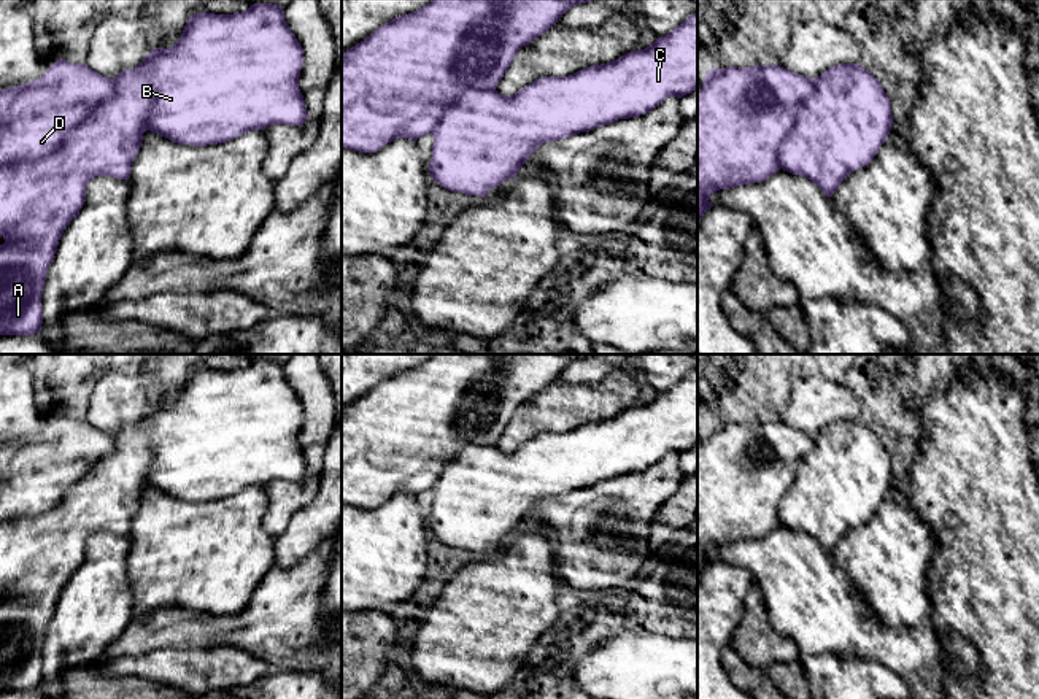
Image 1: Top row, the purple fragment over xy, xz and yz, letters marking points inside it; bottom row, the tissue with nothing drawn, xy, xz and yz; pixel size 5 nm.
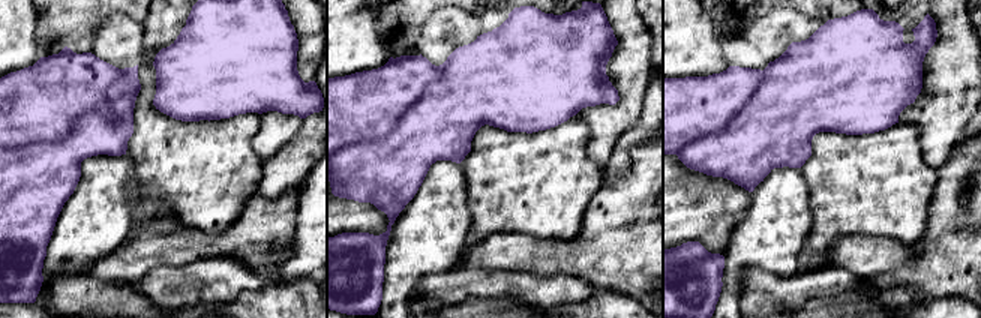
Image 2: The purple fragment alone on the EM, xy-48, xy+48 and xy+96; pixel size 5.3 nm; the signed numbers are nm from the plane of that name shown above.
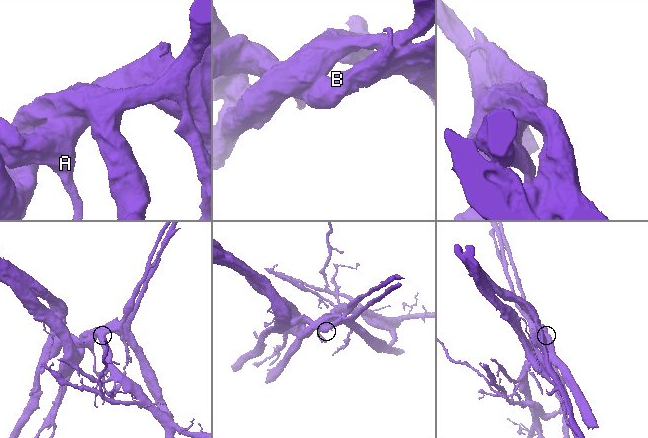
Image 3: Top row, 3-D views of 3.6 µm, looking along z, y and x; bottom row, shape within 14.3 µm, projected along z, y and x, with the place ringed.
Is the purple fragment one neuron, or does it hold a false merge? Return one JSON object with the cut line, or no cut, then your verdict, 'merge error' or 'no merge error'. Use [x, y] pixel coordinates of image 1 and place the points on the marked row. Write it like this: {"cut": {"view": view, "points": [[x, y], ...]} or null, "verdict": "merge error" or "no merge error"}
{"cut": {"view": "xy", "points": [[113, 80], [113, 94], [54, 151], [0, 166]]}, "verdict": "merge error"}

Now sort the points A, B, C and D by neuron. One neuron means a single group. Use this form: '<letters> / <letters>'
A B C / D

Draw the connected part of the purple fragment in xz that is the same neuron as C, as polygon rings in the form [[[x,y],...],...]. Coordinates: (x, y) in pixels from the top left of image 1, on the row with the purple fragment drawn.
[[[697,13],[645,49],[591,65],[567,76],[542,76],[515,95],[470,89],[443,111],[434,129],[431,180],[465,195],[485,197],[526,164],[543,143],[594,130],[618,119],[650,113],[669,97],[697,89]]]

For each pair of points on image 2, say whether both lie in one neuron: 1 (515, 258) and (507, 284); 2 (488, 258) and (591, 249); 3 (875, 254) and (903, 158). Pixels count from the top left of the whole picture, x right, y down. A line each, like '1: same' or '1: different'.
1: different
2: same
3: different

